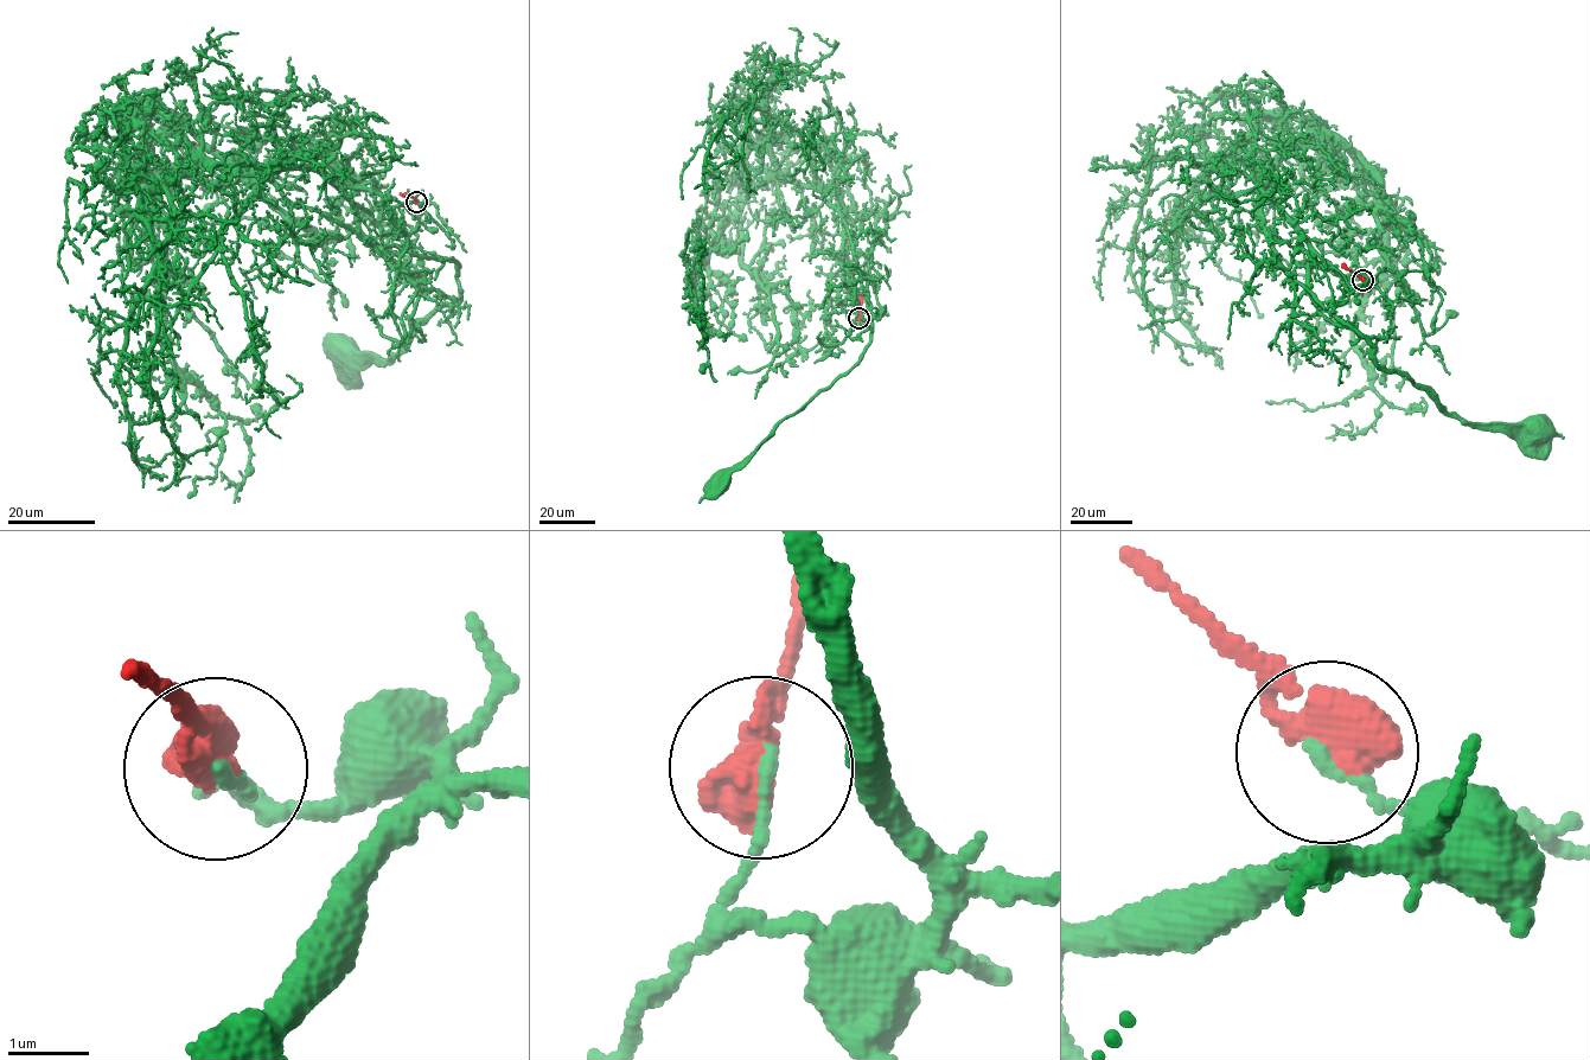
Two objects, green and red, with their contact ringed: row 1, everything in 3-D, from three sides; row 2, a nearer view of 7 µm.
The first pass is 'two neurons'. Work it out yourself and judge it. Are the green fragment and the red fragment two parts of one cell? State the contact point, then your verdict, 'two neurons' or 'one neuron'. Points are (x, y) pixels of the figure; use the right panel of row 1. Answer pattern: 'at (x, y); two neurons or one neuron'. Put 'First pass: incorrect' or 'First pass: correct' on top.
First pass: correct
at (1362, 280); two neurons

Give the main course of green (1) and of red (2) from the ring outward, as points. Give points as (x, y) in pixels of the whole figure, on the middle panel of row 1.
1: (859, 318), (864, 323), (859, 293), (844, 279), (840, 203), (821, 189), (857, 266), (868, 345), (717, 483)
2: (859, 318), (859, 297)

